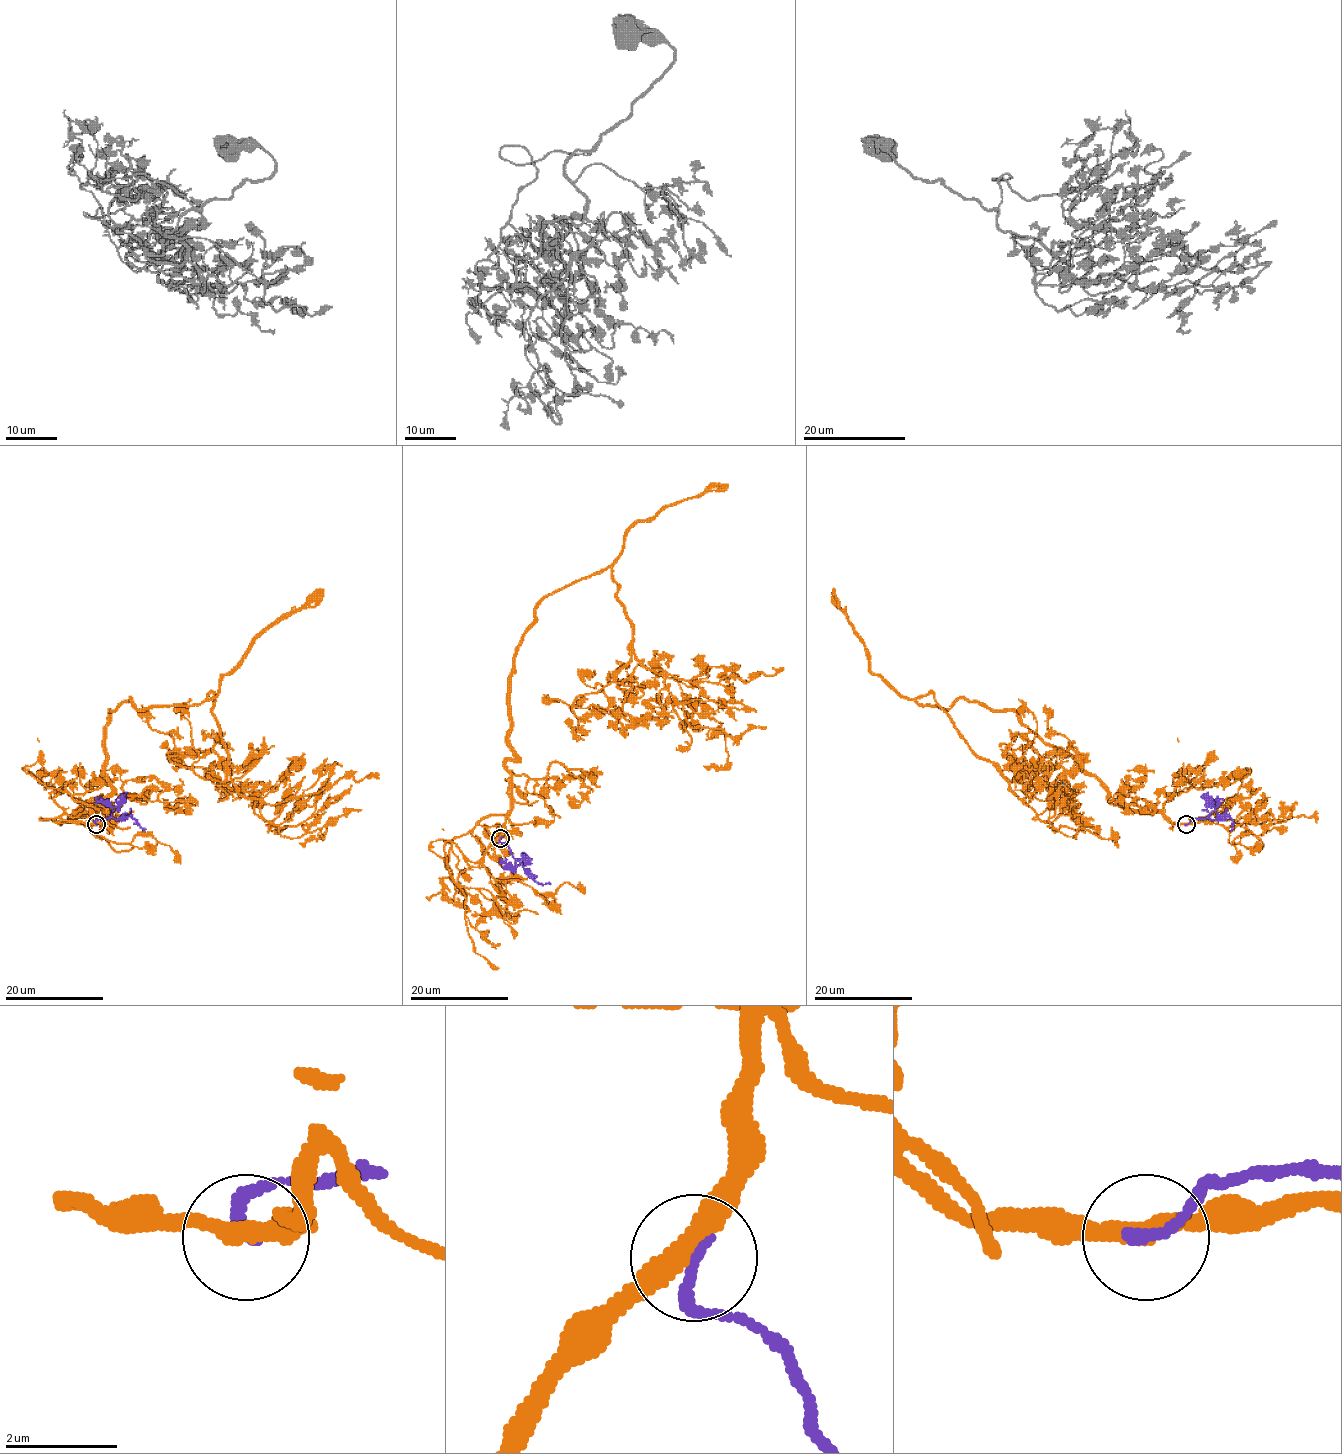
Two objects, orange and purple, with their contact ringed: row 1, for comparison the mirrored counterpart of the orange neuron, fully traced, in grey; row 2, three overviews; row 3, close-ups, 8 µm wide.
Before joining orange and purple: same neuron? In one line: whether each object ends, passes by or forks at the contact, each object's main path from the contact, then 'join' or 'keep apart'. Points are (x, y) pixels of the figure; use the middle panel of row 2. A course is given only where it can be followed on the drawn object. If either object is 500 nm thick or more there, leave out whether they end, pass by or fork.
orange passes by; purple ends; course orange (500, 837), (513, 654), (545, 597), (609, 567), (634, 655), (687, 723), (725, 734), (728, 762), (703, 766); course purple (500, 837), (510, 853), (536, 880), (550, 884); join

